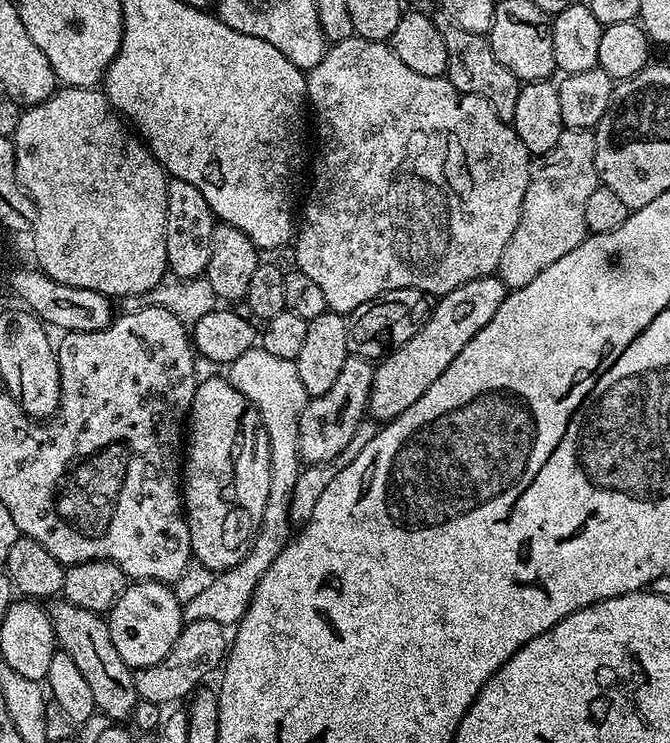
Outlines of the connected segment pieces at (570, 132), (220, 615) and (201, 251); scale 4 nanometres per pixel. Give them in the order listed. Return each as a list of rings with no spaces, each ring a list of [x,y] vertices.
[[[565,128],[554,142],[554,150],[533,159],[528,174],[526,198],[522,198],[522,214],[502,258],[498,258],[495,275],[509,290],[524,288],[526,282],[534,282],[542,270],[558,262],[574,246],[589,235],[586,226],[586,201],[600,184],[596,173],[596,133],[587,128]]]
[[[259,346],[246,350],[242,358],[227,365],[226,378],[256,407],[260,420],[264,423],[270,446],[270,494],[266,494],[266,510],[262,510],[262,522],[248,544],[246,558],[242,558],[238,566],[215,573],[208,589],[202,590],[195,598],[190,598],[190,602],[182,605],[182,616],[187,622],[209,620],[225,626],[235,626],[244,617],[244,611],[252,600],[258,582],[262,580],[262,574],[266,574],[266,570],[274,566],[274,558],[282,554],[294,532],[294,527],[288,521],[288,511],[292,508],[292,491],[300,480],[300,468],[302,469],[298,450],[298,424],[310,397],[306,394],[306,386],[302,386],[298,378],[295,360],[266,354],[266,350]]]
[[[175,178],[169,179],[166,190],[166,258],[168,272],[183,280],[192,280],[195,276],[204,276],[210,262],[210,242],[214,238],[217,221],[214,219],[210,206],[206,206],[206,198],[190,182],[182,182]]]

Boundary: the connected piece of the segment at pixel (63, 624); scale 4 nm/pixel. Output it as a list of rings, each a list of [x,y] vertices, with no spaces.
[[[63,598],[57,599],[53,604],[56,605],[51,605],[50,615],[59,651],[74,658],[74,666],[78,666],[82,678],[86,678],[86,683],[94,694],[97,709],[112,719],[109,721],[127,721],[138,699],[134,690],[133,669],[126,662],[122,662],[118,650],[114,650],[114,642],[110,642],[107,619],[101,613],[82,610],[82,606],[74,606]]]

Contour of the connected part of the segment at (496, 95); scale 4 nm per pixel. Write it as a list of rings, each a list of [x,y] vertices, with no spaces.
[[[443,10],[435,13],[438,34],[442,34],[442,42],[446,42],[446,79],[459,90],[469,92],[485,100],[498,114],[498,118],[511,122],[514,118],[514,106],[518,102],[521,81],[498,58],[494,58],[494,50],[490,46],[487,35],[470,34],[470,30],[462,30]]]

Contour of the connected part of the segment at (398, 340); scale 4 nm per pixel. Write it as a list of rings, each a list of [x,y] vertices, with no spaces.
[[[413,288],[390,290],[374,297],[370,302],[360,304],[347,317],[346,342],[349,353],[373,362],[379,361],[398,346],[410,342],[410,338],[414,338],[414,334],[422,330],[433,307],[433,301],[427,292]]]

